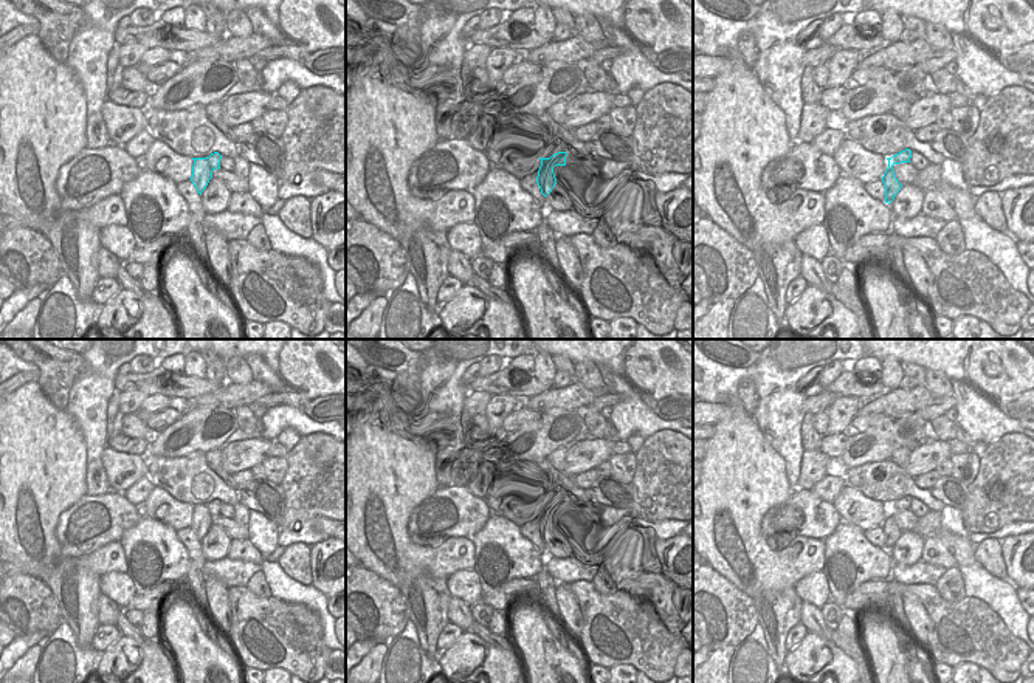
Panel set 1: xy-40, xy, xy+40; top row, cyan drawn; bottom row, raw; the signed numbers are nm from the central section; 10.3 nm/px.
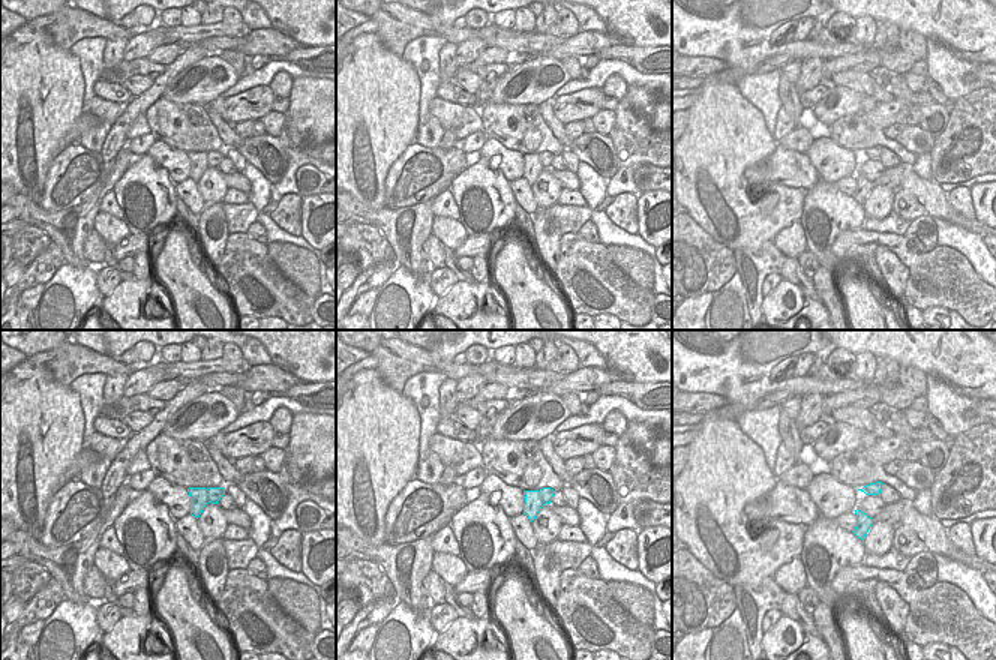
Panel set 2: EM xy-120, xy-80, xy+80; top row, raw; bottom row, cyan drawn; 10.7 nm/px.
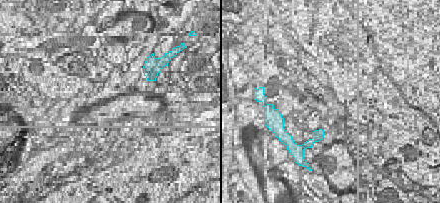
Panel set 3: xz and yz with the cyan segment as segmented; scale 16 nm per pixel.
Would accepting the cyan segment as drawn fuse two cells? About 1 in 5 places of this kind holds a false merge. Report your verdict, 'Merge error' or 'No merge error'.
Merge error.

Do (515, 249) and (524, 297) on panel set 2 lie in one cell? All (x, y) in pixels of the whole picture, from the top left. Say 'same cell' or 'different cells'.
same cell

